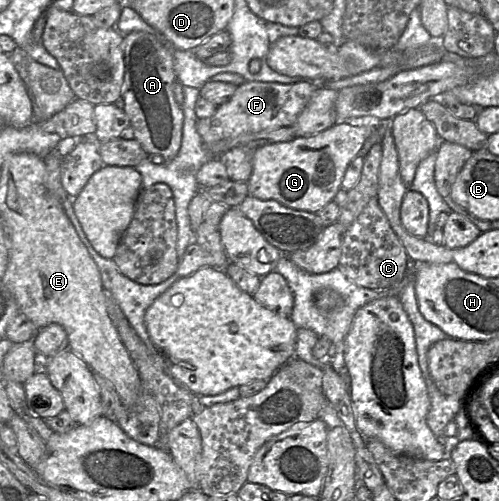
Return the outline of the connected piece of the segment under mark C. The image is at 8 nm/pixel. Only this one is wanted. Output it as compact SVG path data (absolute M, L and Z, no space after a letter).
M372 199L345 232L339 270L359 286L375 291L397 291L399 297L410 281L410 262L404 245L393 231L378 199Z

